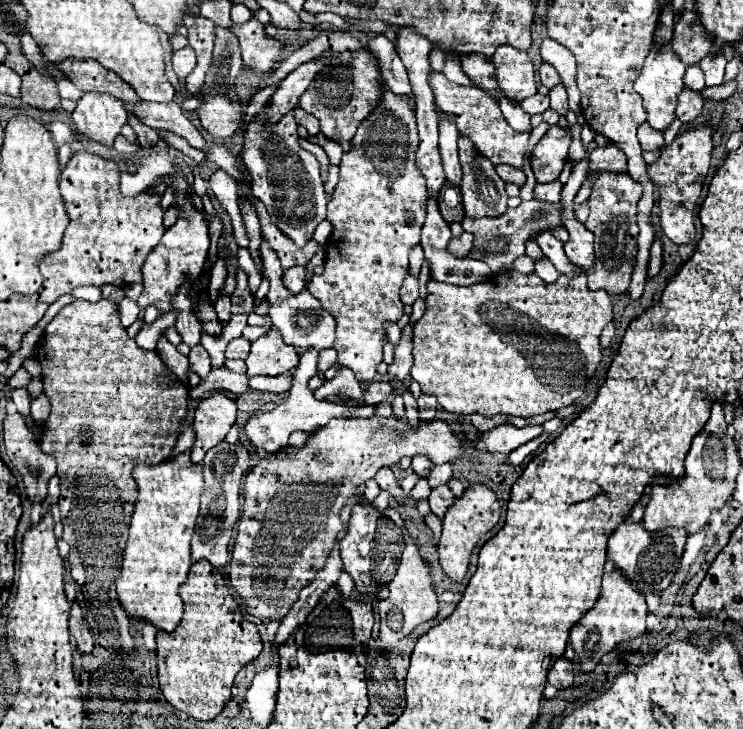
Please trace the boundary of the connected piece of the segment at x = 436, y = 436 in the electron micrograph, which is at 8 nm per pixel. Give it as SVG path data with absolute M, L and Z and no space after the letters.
M350 418L350 420L332 420L324 428L312 432L302 448L282 448L278 454L268 454L258 460L244 478L244 494L242 508L238 520L238 534L232 548L230 560L230 586L242 598L242 606L248 614L260 620L282 620L286 612L296 602L300 590L310 584L318 570L326 564L326 558L336 544L342 528L340 512L348 504L348 500L356 494L360 486L376 476L382 466L394 466L404 456L426 454L432 462L444 464L464 454L462 442L452 434L446 422L434 420L430 424L420 424L418 430L412 430L410 424L402 418Z

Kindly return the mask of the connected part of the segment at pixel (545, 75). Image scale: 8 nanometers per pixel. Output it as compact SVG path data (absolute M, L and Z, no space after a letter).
M542 64L542 66L540 66L540 82L542 82L548 90L552 90L556 84L562 84L558 72L556 72L550 64Z

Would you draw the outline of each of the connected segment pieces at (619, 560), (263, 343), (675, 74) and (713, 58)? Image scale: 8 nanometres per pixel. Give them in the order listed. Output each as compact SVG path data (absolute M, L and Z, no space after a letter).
M640 522L620 524L608 540L608 560L616 570L632 582L640 594L662 592L672 582L686 544L686 532L678 528L666 528L660 532L646 532Z
M270 330L266 336L252 342L250 356L246 358L248 376L280 376L296 368L300 356L296 348L282 342L280 332Z
M668 44L668 46L662 46L658 50L656 48L650 50L650 54L644 62L644 68L640 72L640 78L634 82L636 92L644 100L644 110L648 114L646 122L658 132L664 132L676 118L674 110L676 110L676 104L678 104L678 94L684 88L684 72L686 72L686 66L680 62L680 58L672 52L672 48Z
M720 50L712 52L706 56L706 60L700 62L700 68L704 72L706 78L706 86L718 86L724 80L724 66L726 66L726 58Z

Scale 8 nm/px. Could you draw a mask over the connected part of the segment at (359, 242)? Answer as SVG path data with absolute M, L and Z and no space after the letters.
M388 88L382 96L380 106L360 124L352 150L344 152L340 164L340 182L328 202L326 220L334 226L332 238L328 240L330 250L338 254L326 254L324 272L312 276L308 292L322 302L322 308L336 318L336 342L334 350L338 354L338 364L348 366L358 382L370 382L376 378L378 364L382 362L382 346L386 338L384 324L398 322L404 314L404 304L400 302L400 286L408 274L410 250L420 242L420 228L426 218L426 188L424 176L416 168L414 156L418 148L416 116L408 106L406 96L396 96Z

